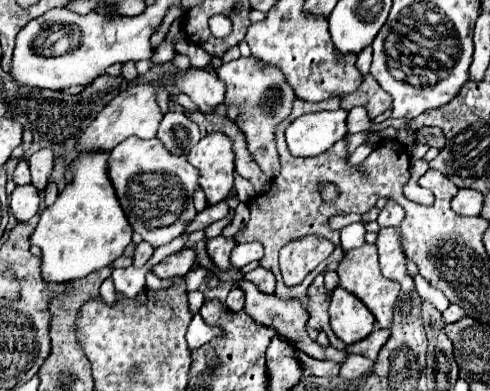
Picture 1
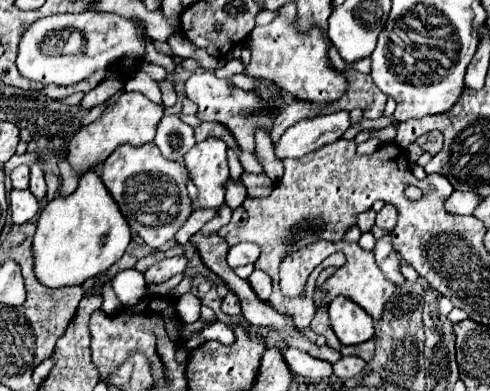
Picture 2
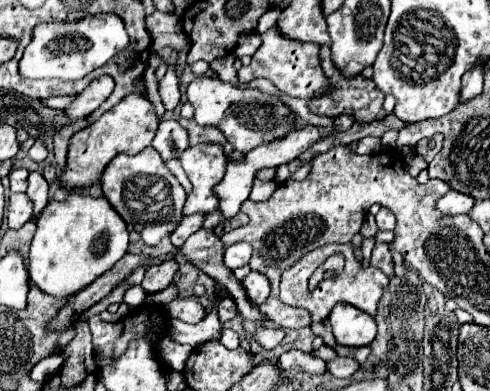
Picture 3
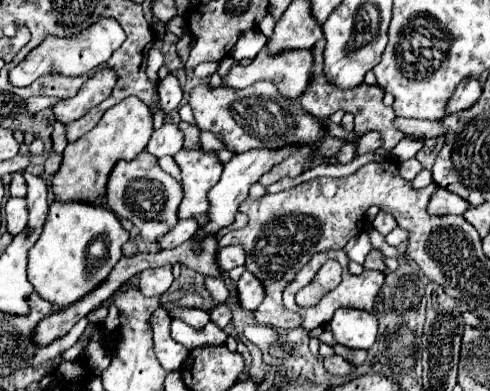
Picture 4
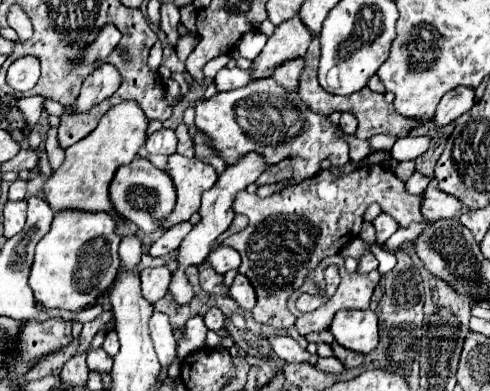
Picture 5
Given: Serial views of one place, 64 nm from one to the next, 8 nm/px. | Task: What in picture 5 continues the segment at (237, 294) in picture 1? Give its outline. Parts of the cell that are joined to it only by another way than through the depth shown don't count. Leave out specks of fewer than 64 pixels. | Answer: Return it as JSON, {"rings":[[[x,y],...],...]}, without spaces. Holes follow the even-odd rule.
{"rings":[[[210,308],[206,314],[204,314],[204,324],[208,330],[220,330],[224,326],[224,314],[218,310],[218,308]]]}

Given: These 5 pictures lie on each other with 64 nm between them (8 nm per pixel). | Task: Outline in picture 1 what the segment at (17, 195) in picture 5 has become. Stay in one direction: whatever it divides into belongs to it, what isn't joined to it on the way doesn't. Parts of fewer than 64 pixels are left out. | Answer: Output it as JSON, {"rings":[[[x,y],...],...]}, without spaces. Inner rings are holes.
{"rings":[[[20,162],[14,170],[14,176],[12,176],[14,184],[16,186],[24,186],[24,184],[30,184],[30,168],[26,162]]]}

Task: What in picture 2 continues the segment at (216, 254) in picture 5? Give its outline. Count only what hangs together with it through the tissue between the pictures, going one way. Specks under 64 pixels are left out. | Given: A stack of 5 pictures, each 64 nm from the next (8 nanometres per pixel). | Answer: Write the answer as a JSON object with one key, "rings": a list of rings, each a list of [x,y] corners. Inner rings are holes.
{"rings":[[[240,242],[228,250],[228,266],[238,268],[246,264],[254,264],[256,256],[260,256],[260,248],[250,242]]]}

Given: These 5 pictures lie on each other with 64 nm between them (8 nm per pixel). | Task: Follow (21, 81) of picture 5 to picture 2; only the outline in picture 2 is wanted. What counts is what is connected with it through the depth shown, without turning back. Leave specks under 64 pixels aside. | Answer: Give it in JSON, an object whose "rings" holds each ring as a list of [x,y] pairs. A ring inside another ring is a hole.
{"rings":[[[88,10],[88,12],[82,12],[82,14],[60,14],[60,16],[42,18],[42,20],[34,22],[26,30],[26,34],[22,36],[16,64],[18,64],[20,74],[26,76],[32,82],[68,86],[68,84],[76,84],[76,82],[88,78],[96,70],[112,66],[114,62],[118,62],[124,56],[146,58],[146,62],[154,62],[154,64],[164,66],[167,76],[159,83],[160,92],[162,92],[162,104],[164,104],[164,108],[170,108],[170,106],[176,104],[178,94],[174,89],[173,76],[176,64],[172,62],[172,58],[156,52],[156,48],[152,46],[152,40],[146,36],[142,22],[134,22],[134,20],[122,18],[118,14]],[[74,30],[82,34],[82,42],[78,44],[78,48],[68,52],[66,44],[70,40],[70,32],[74,32]]]}

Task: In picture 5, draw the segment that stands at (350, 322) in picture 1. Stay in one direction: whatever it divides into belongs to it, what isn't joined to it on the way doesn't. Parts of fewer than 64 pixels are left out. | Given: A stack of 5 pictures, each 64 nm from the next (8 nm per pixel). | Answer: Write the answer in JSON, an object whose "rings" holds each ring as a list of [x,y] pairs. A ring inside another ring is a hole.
{"rings":[[[340,310],[330,326],[336,342],[358,354],[368,354],[378,344],[378,318],[372,310]]]}

